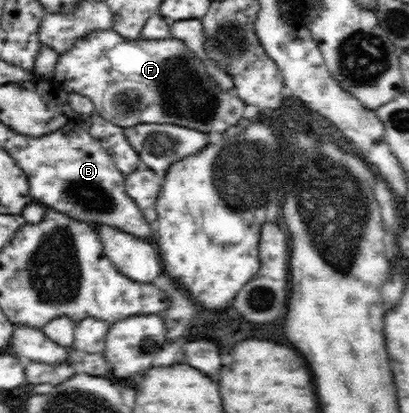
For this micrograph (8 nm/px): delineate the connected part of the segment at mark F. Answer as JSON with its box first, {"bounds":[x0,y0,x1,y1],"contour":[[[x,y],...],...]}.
{"bounds":[51,29,246,133],"contour":[[[112,29],[87,31],[85,36],[76,38],[68,49],[58,54],[51,81],[67,94],[77,93],[87,97],[95,105],[100,117],[122,129],[148,123],[173,124],[204,133],[224,133],[242,119],[246,107],[234,92],[216,91],[202,61],[196,59],[179,39],[172,37],[128,40]]]}

